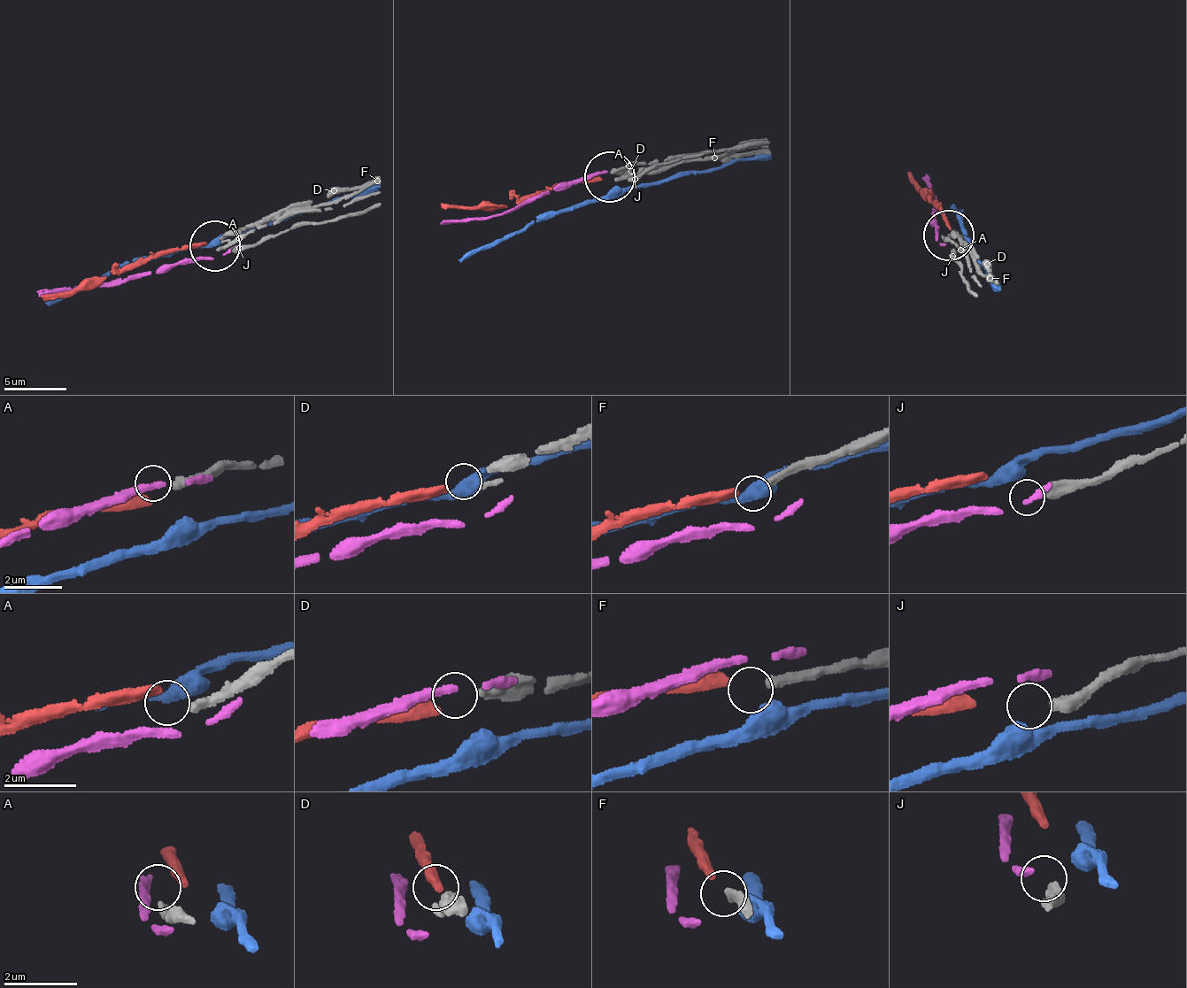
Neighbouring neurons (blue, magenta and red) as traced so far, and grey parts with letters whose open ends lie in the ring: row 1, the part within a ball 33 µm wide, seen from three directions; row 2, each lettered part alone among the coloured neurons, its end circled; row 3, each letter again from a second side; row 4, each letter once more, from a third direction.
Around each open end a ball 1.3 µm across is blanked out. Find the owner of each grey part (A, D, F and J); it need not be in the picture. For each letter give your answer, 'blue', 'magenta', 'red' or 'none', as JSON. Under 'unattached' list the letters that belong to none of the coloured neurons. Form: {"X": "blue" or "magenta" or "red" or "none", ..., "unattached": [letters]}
{"A": "none", "D": "red", "F": "none", "J": "none", "unattached": ["A", "F", "J"]}

